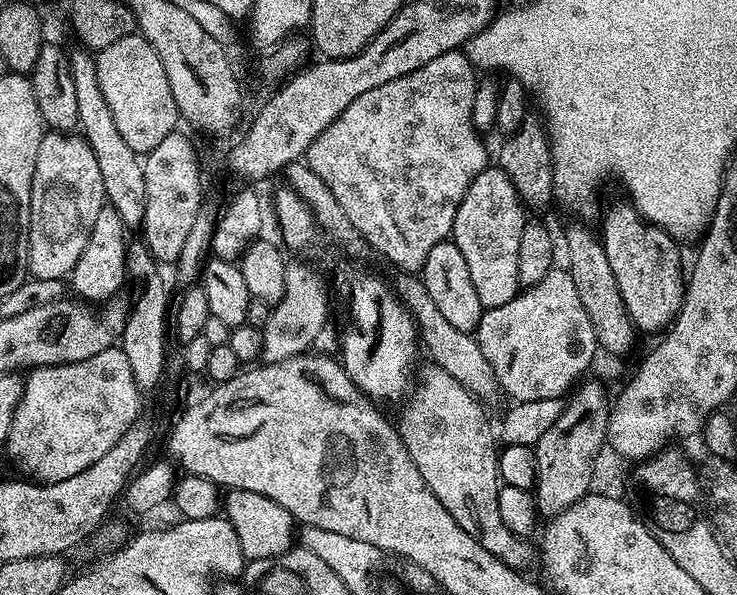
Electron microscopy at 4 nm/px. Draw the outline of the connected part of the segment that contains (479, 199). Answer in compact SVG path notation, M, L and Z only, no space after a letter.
M498 166L483 168L470 182L458 214L454 214L452 243L462 250L478 302L486 308L503 306L522 290L518 274L518 246L521 241L526 209L510 178Z

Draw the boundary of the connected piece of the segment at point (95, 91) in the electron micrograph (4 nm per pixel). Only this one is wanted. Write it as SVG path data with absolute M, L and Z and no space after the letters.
M79 50L69 55L70 75L74 80L75 97L78 102L79 131L88 145L94 150L94 158L98 158L98 170L102 170L104 199L118 210L118 218L122 218L125 229L139 229L144 223L146 214L146 174L141 153L130 150L130 146L122 139L118 125L114 122L114 114L110 114L110 106L106 106L106 97L102 94L102 86L98 84L96 58L91 51Z

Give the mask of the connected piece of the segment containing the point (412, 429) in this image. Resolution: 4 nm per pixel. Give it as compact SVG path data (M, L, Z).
M429 367L421 376L419 373L410 396L412 405L398 420L402 442L434 498L450 510L450 518L454 518L474 542L486 546L494 558L506 562L511 568L528 570L538 552L531 539L518 535L502 522L502 513L498 511L498 494L502 487L498 440L493 425L492 428L488 425L485 405L446 370Z

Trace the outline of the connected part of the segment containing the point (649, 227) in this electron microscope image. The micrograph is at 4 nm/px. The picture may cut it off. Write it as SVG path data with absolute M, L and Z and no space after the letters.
M630 202L623 203L605 214L598 237L606 250L610 270L614 270L614 282L618 282L626 314L641 333L659 333L671 325L684 304L686 268L680 265L681 245L675 236L643 219Z

